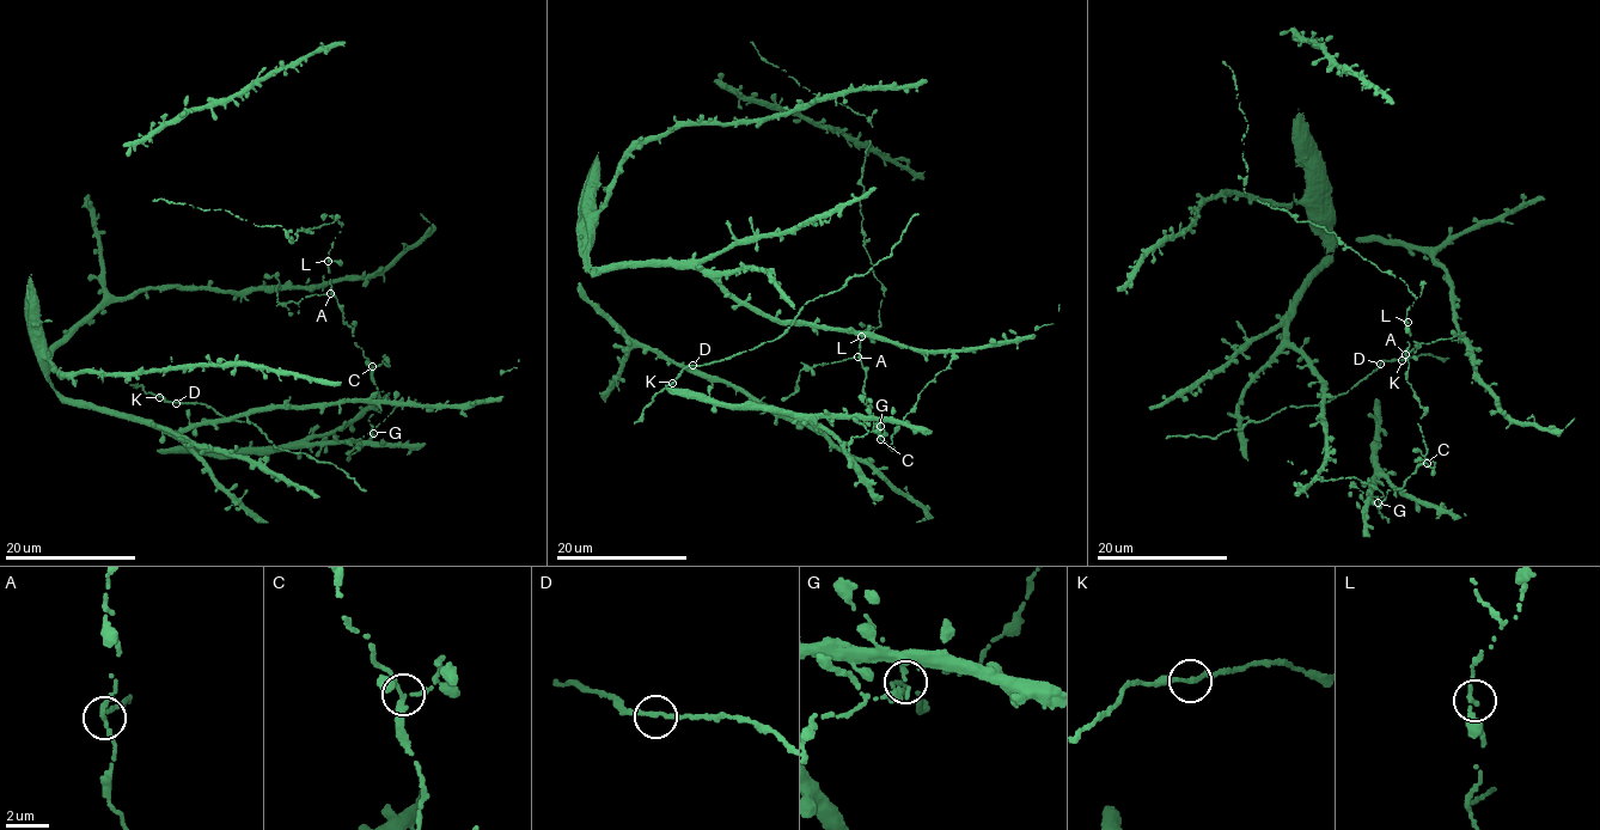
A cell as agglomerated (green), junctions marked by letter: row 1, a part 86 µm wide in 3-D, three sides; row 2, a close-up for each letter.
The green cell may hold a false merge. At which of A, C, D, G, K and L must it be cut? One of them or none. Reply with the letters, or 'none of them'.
A

